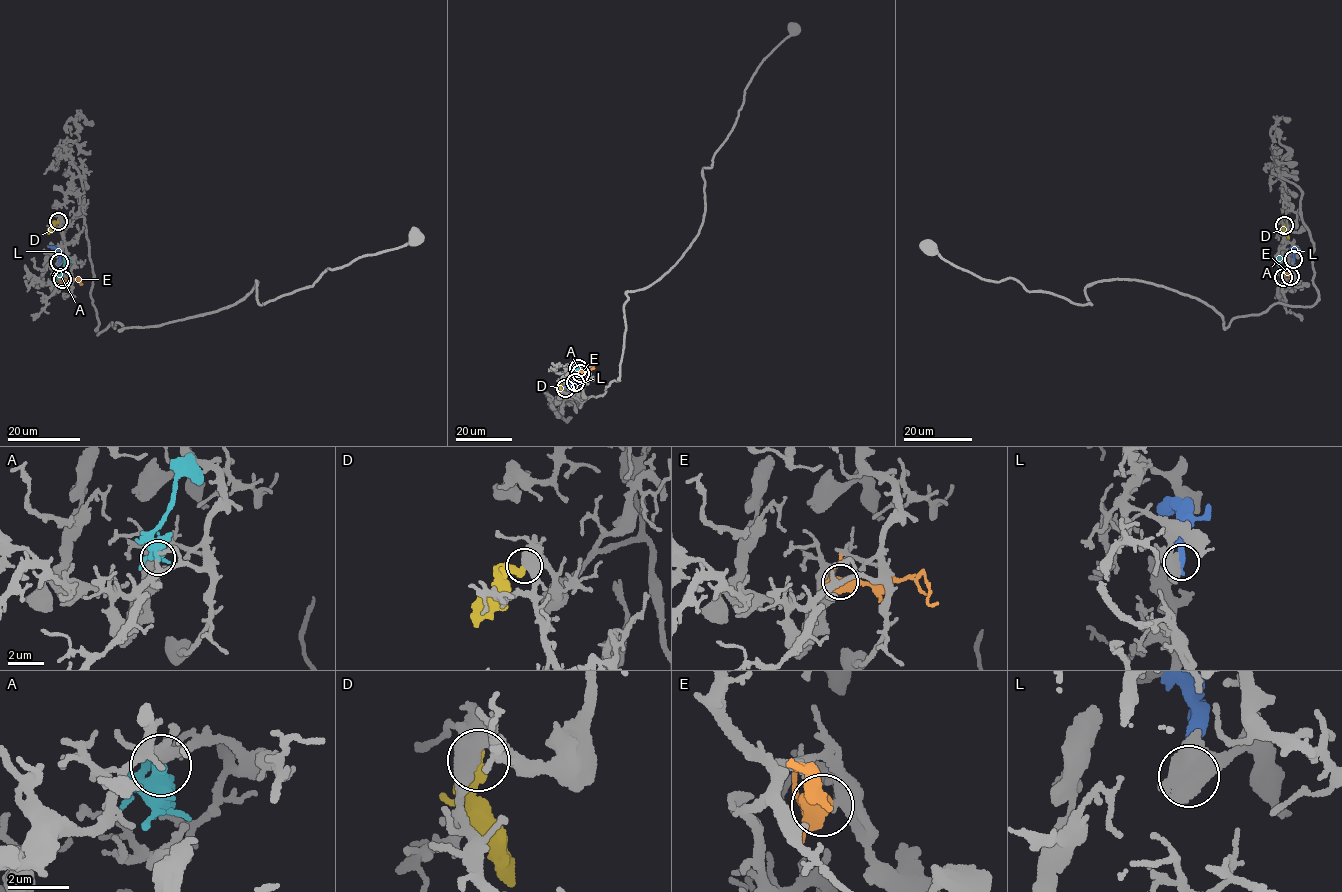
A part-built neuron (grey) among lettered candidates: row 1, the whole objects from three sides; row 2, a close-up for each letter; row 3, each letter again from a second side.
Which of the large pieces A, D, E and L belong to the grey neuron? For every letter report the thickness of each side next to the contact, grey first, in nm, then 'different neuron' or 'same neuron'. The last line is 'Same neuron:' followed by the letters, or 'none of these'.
A: calibres 170 and 400 nm; different neuron
D: calibres 500 and 400 nm; same neuron
E: calibres 240 and 420 nm; different neuron
L: calibres 480 and 380 nm; different neuron
Same neuron: D

